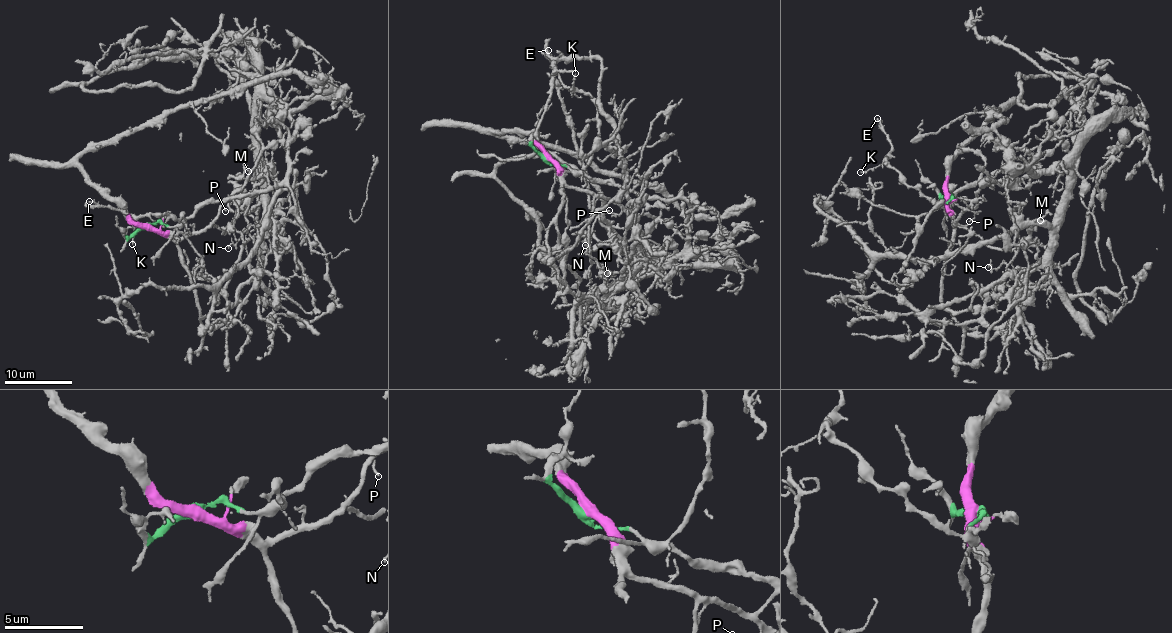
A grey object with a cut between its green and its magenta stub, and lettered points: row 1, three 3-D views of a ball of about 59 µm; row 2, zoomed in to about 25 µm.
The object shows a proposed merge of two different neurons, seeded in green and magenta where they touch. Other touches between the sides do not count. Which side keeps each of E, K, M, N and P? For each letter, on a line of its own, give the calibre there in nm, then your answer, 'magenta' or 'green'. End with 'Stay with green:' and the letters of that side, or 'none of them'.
E: 140 nm | green
K: 110 nm | green
M: 180 nm | magenta
N: 100 nm | magenta
P: 110 nm | magenta
Stay with green: E, K

